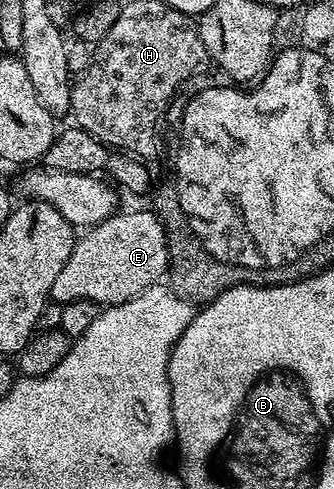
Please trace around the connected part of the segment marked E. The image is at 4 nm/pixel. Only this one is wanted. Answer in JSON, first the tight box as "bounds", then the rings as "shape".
{"bounds":[50,211,169,307],"shape":[[[118,211],[82,232],[85,234],[74,240],[71,259],[63,263],[63,271],[59,271],[55,283],[51,283],[50,298],[62,305],[72,301],[94,301],[99,307],[108,307],[127,303],[127,299],[158,284],[169,267],[169,245],[165,226],[156,212],[148,211]]]}

